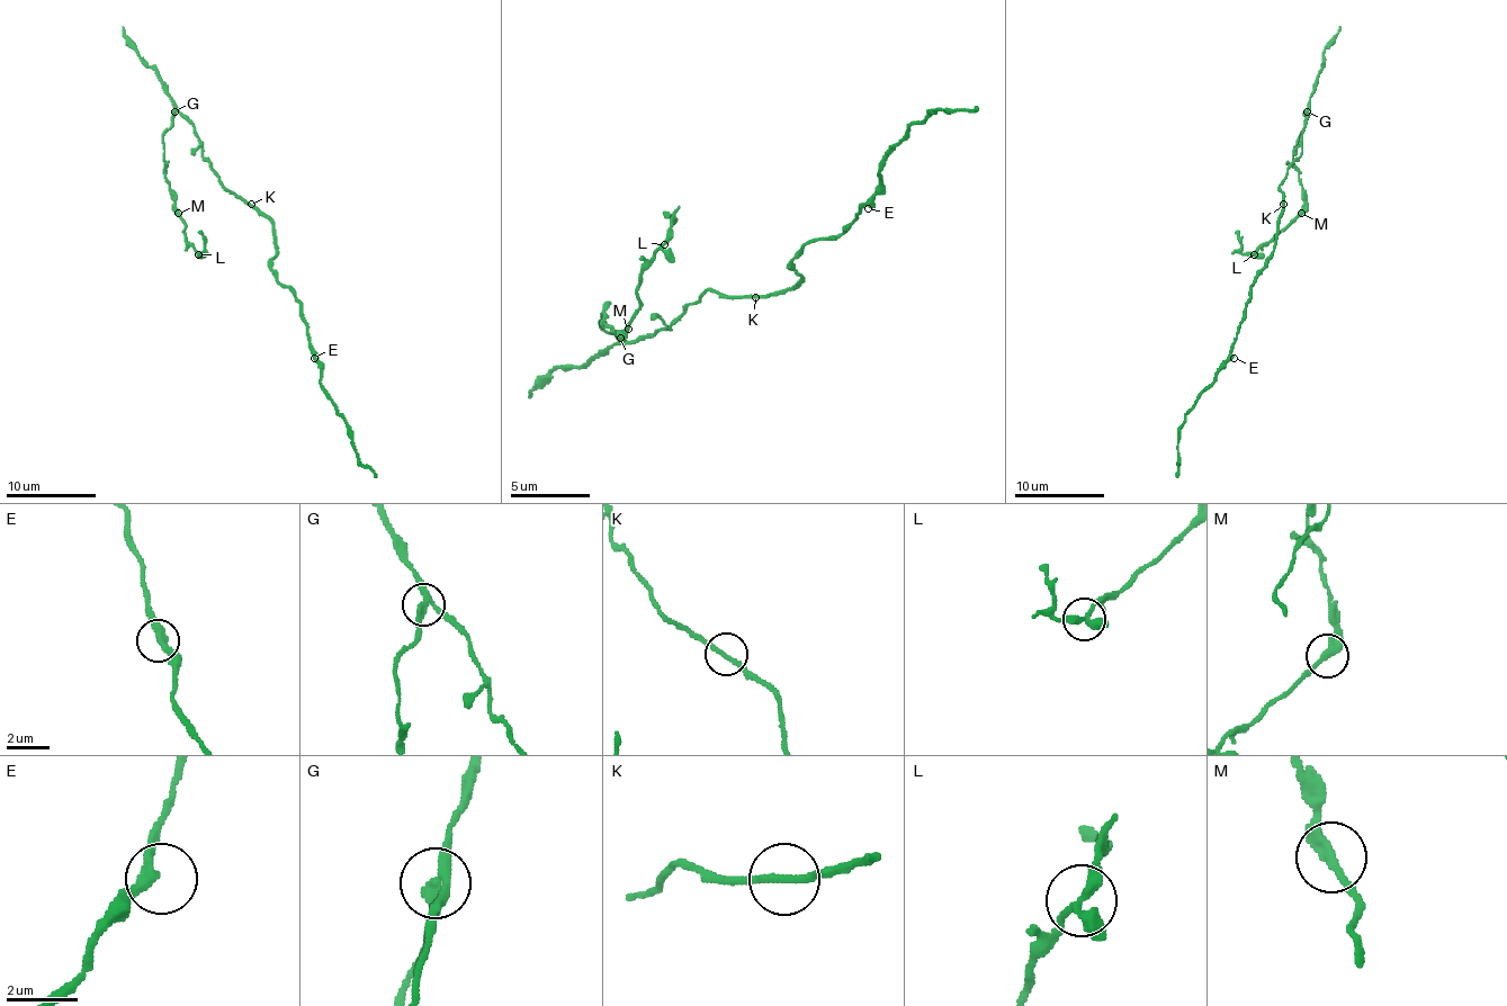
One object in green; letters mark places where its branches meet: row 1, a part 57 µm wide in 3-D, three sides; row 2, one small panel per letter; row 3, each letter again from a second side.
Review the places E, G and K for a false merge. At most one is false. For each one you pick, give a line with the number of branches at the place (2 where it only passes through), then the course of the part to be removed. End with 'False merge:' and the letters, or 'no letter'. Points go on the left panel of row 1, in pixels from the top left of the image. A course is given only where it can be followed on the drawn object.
G: branches 3; course (173, 111), (173, 125), (162, 136), (164, 181), (185, 237), (200, 254), (205, 237), (198, 231)
False merge: G

